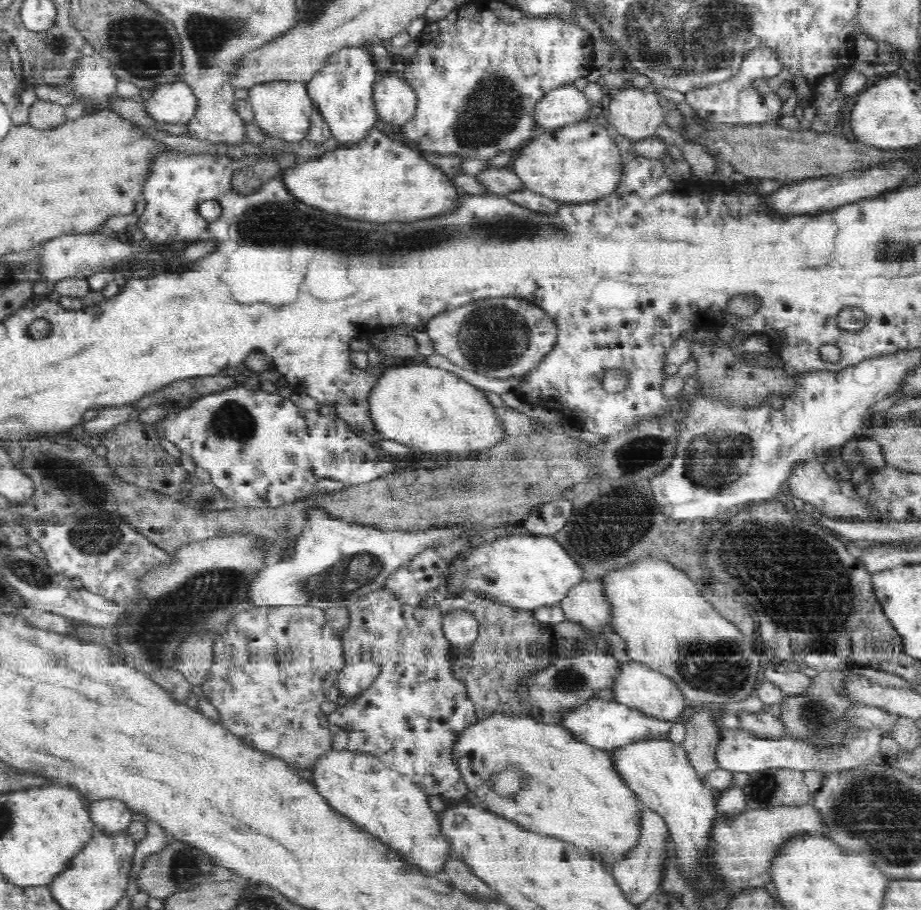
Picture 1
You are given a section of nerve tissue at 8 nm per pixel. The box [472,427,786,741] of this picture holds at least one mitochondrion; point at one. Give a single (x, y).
(619, 519)

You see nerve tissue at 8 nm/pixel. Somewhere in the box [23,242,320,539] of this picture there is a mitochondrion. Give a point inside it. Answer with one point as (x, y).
(81, 483)

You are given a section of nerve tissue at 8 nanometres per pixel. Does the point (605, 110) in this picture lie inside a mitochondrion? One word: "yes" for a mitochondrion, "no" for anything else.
no

